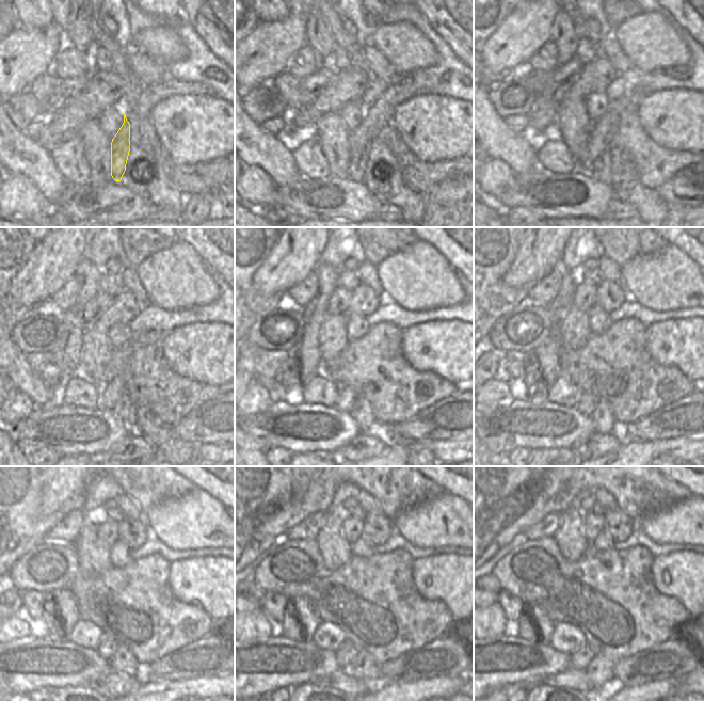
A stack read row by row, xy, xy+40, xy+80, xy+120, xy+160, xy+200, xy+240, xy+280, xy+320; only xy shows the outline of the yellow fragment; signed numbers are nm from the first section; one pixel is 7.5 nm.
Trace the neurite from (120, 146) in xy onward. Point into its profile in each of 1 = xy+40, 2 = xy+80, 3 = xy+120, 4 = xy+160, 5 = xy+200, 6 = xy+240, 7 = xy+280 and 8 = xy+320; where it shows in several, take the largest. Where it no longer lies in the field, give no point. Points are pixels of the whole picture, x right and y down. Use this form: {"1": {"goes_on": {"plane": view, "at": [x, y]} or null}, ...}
{"1": {"goes_on": {"plane": "xy+40", "at": [358, 158]}}, "2": {"goes_on": {"plane": "xy+80", "at": [602, 169]}}, "3": {"goes_on": {"plane": "xy+120", "at": [124, 409]}}, "4": {"goes_on": {"plane": "xy+160", "at": [362, 413]}}, "5": {"goes_on": {"plane": "xy+200", "at": [603, 419]}}, "6": {"goes_on": {"plane": "xy+240", "at": [123, 660]}}, "7": {"goes_on": {"plane": "xy+280", "at": [364, 667]}}, "8": {"goes_on": {"plane": "xy+320", "at": [601, 669]}}}

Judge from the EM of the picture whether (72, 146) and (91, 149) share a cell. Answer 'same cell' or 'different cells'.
different cells

